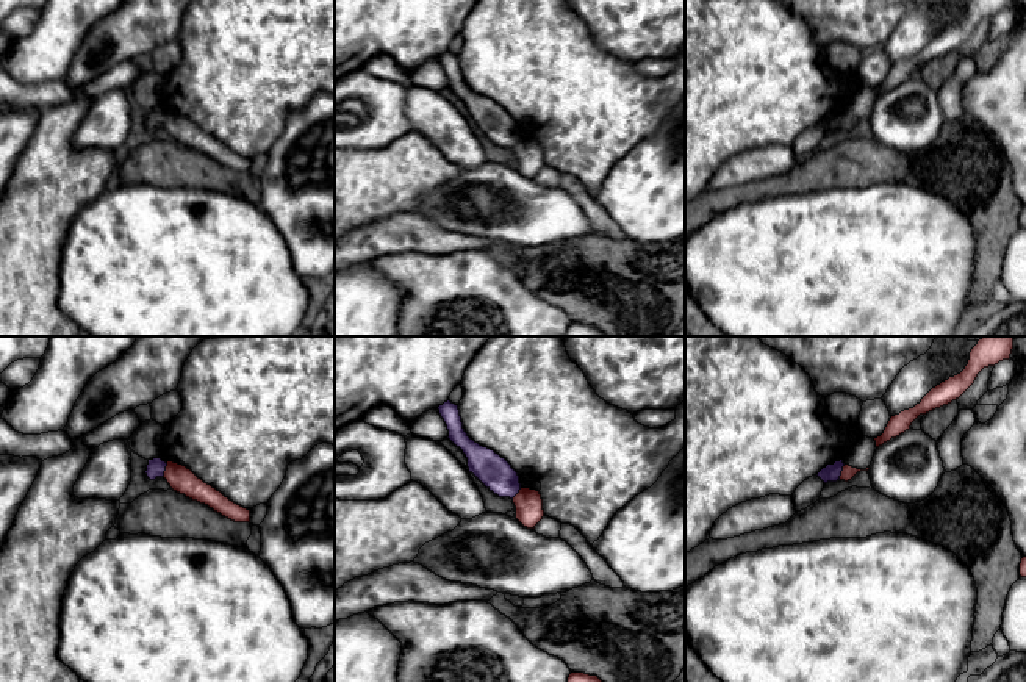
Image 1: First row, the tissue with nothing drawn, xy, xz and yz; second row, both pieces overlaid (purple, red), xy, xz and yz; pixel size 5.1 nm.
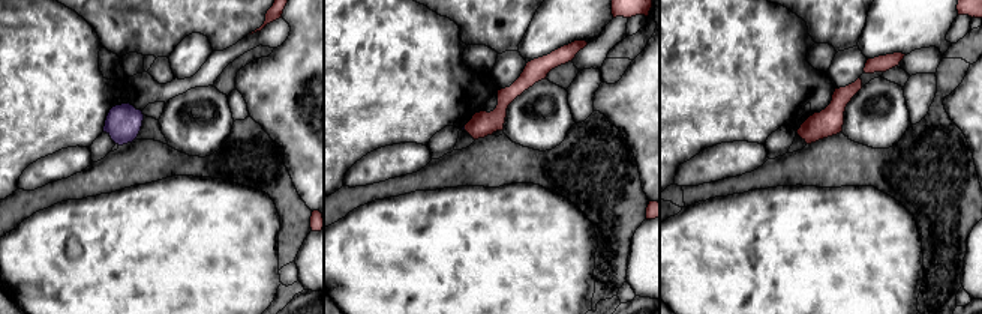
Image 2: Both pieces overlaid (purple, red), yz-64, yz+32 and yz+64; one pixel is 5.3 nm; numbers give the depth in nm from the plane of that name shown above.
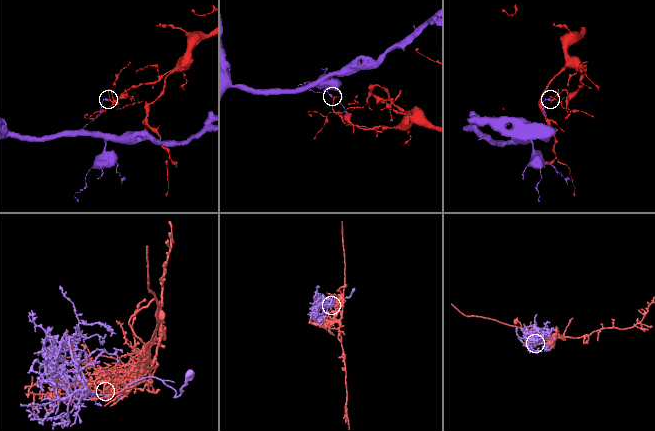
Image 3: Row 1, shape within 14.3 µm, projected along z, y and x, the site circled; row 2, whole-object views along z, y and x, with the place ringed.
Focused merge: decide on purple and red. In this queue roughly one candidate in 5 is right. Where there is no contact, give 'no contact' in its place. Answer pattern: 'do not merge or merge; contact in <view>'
do not merge; contact in yz

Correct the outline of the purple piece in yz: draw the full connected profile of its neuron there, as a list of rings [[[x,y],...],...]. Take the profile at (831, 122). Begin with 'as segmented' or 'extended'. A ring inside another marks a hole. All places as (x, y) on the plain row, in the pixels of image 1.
as segmented | [[[843,109],[835,111],[834,114],[827,114],[823,117],[816,125],[824,131],[837,131],[840,130],[841,120],[843,120]]]

